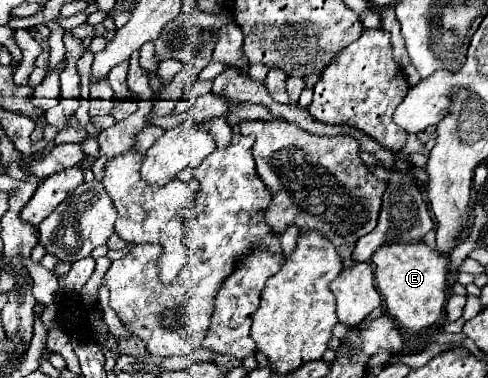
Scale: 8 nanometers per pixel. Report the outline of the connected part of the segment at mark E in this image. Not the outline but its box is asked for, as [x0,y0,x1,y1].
[372,242,446,334]

